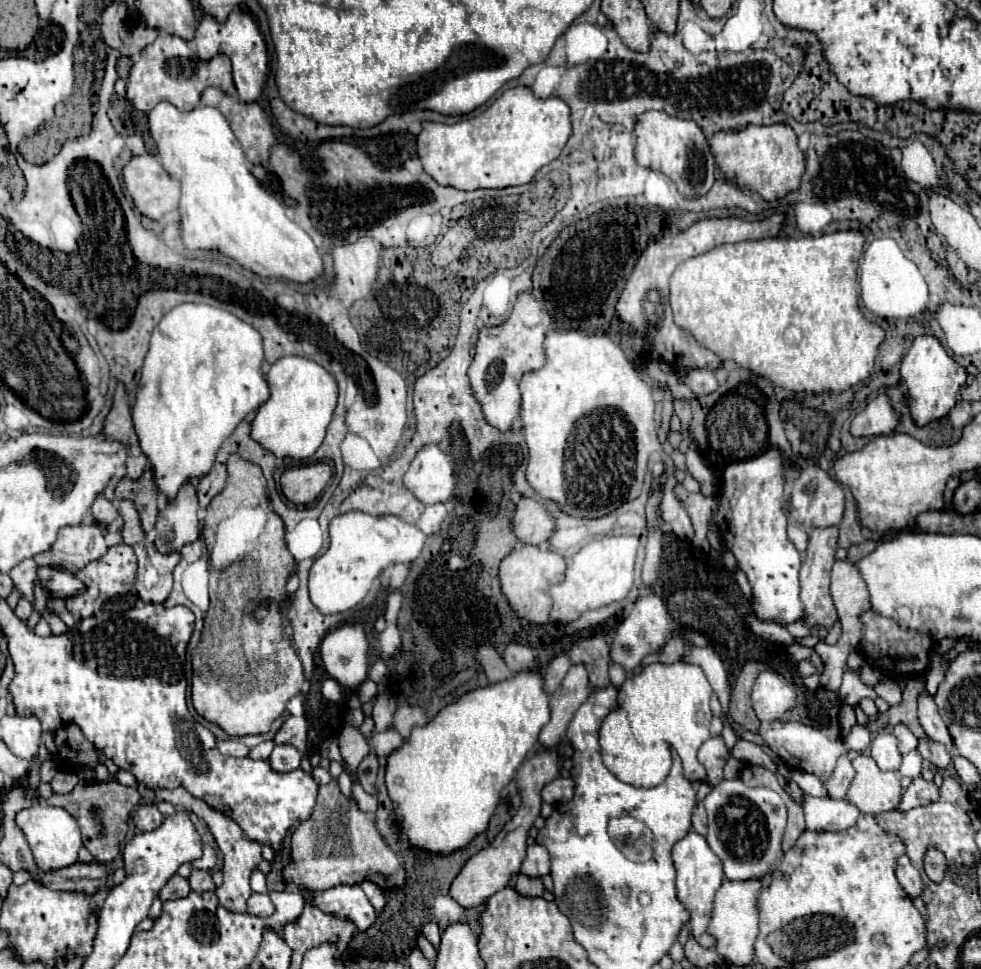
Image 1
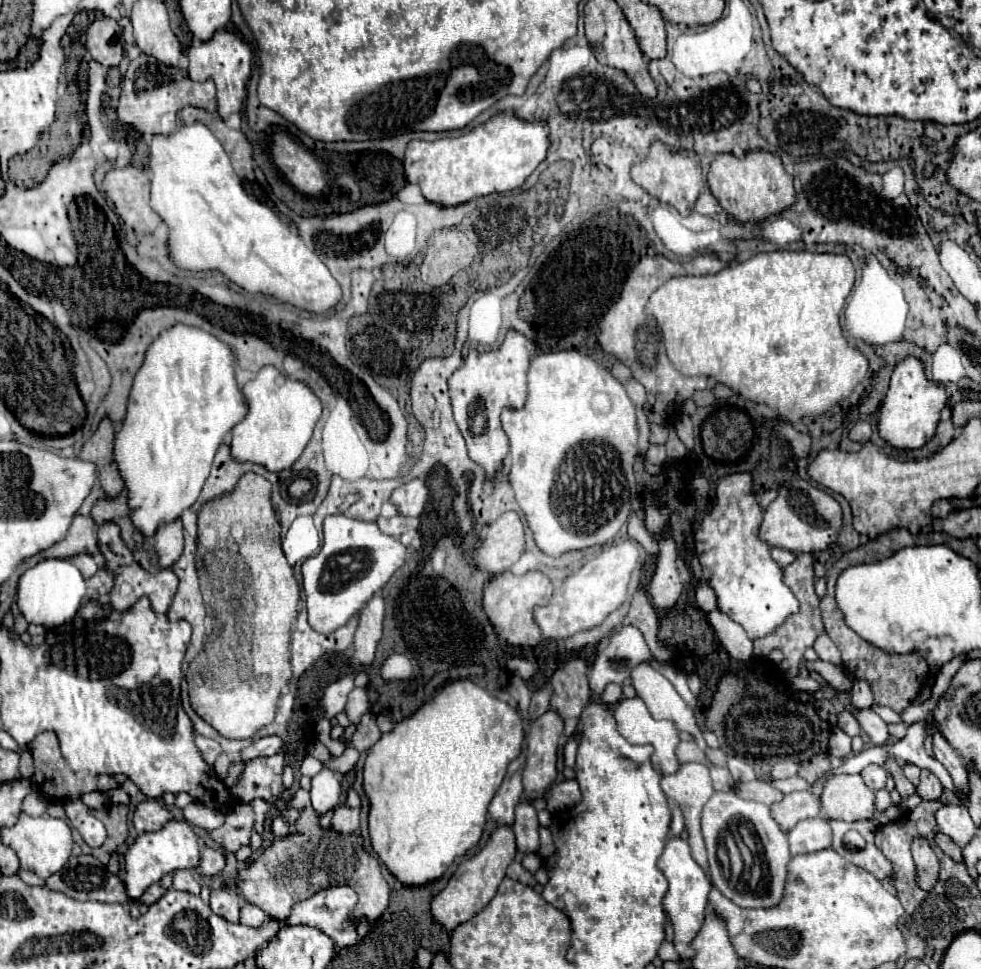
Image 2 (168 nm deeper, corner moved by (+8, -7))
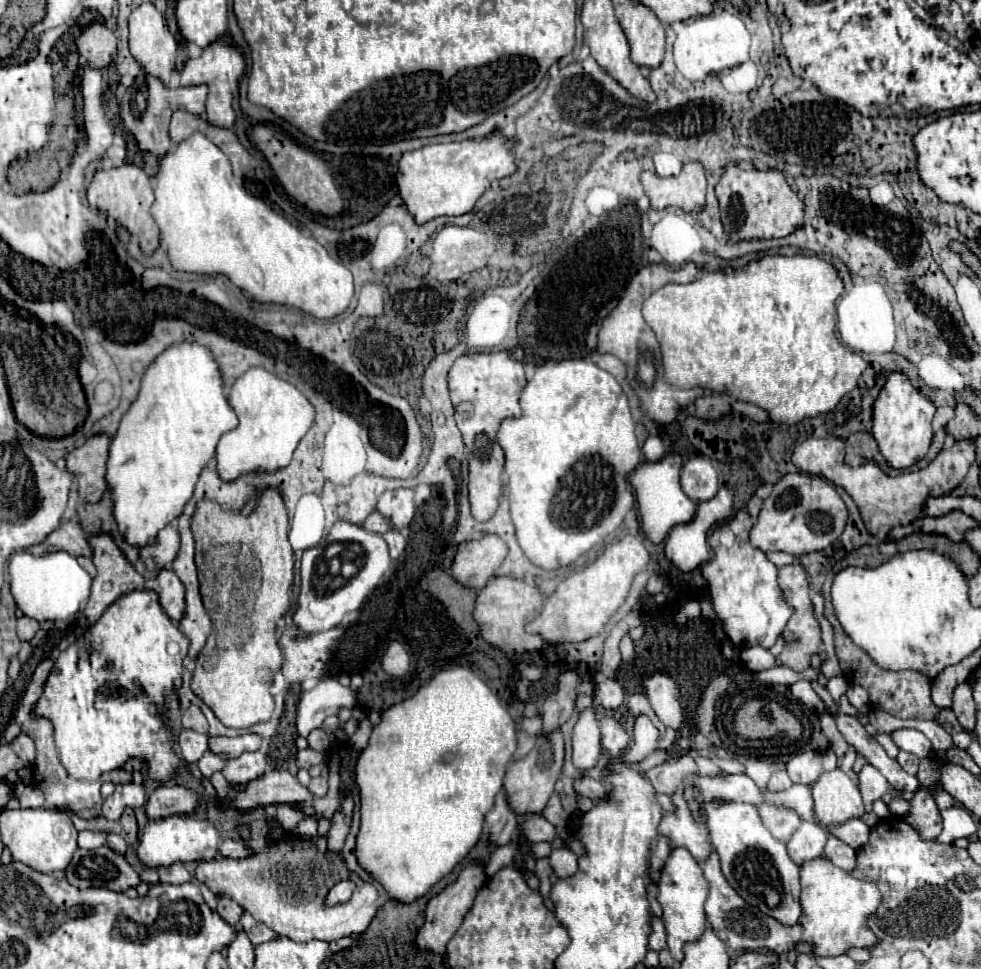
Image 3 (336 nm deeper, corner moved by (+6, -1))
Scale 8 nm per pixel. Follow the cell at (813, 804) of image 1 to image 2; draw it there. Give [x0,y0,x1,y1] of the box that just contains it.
[789,818,831,856]

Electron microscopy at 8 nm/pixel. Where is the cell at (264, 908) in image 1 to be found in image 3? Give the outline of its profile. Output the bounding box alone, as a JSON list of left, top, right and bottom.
[239,912,277,946]

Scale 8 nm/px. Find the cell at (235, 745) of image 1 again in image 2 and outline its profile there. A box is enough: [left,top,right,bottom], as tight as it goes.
[195,734,223,764]

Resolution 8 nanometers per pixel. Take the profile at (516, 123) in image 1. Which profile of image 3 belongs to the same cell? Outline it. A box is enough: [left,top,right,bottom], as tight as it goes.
[397,128,515,224]

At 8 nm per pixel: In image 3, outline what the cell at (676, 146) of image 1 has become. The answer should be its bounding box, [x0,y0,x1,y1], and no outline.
[641,162,707,212]

